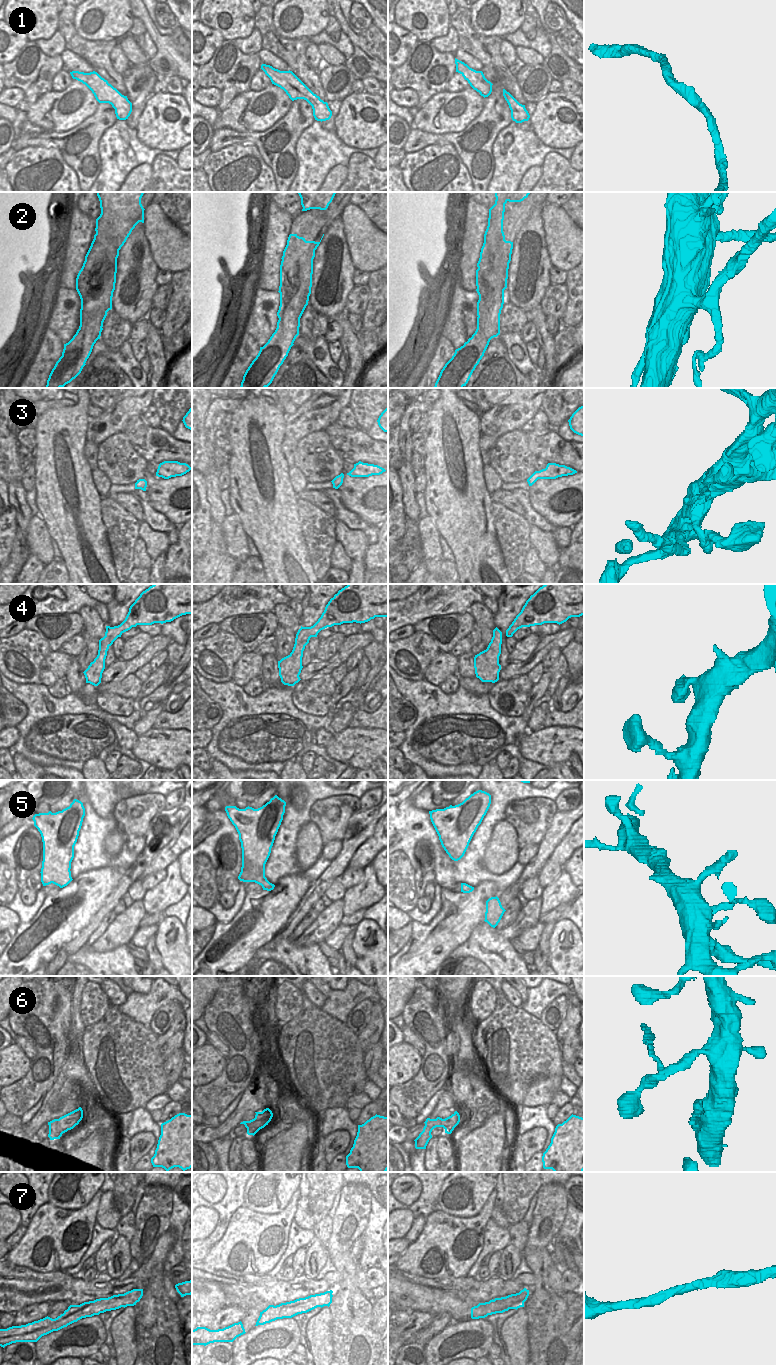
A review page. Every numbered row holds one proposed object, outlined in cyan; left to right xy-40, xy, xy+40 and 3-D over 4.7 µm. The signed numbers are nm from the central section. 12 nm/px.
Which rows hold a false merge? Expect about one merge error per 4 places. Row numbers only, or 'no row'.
2, 6

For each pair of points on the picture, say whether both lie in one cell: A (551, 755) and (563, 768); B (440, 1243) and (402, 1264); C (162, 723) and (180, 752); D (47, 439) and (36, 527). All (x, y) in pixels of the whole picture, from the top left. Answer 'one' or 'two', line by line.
A: two
B: one
C: two
D: two

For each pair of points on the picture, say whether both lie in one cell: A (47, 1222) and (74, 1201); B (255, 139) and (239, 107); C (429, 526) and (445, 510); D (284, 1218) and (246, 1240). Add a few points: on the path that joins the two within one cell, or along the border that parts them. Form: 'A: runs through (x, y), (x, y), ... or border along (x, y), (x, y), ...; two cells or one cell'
A: border along (48, 1201), (66, 1209), (79, 1209), (88, 1203); two cells
B: border along (274, 123), (263, 131), (233, 131), (229, 129); two cells
C: border along (428, 514), (441, 535); two cells
D: runs through (275, 1224), (265, 1228), (255, 1238); one cell

